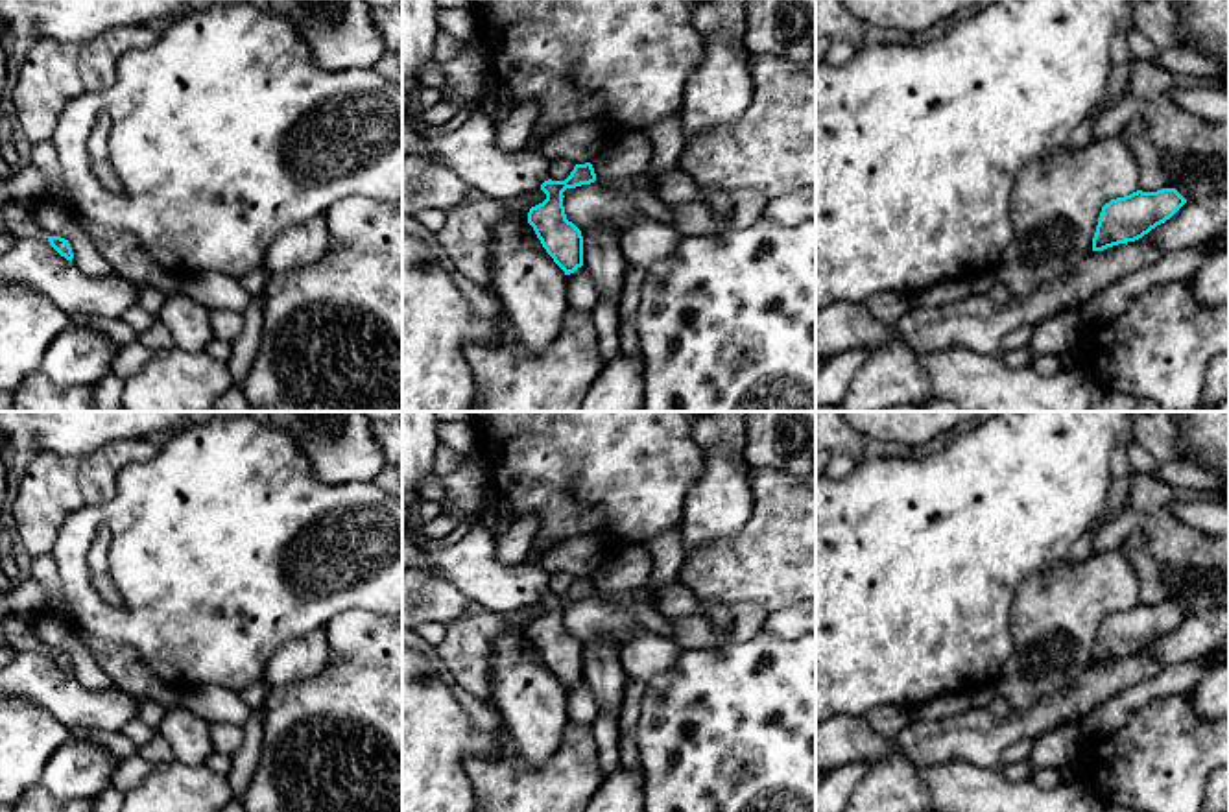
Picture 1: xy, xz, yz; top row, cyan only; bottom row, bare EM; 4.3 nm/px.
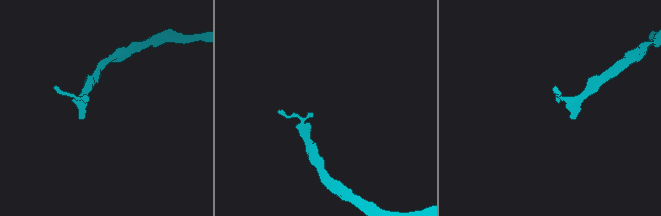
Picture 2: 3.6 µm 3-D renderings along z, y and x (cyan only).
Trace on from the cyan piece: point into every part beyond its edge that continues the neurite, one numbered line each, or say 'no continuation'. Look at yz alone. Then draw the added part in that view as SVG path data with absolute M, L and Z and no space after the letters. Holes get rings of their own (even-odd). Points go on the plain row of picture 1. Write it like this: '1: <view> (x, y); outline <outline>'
no continuation

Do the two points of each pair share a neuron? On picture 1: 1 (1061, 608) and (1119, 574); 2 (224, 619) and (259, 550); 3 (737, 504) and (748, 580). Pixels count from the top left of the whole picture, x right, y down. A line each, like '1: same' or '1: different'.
1: same
2: same
3: different

